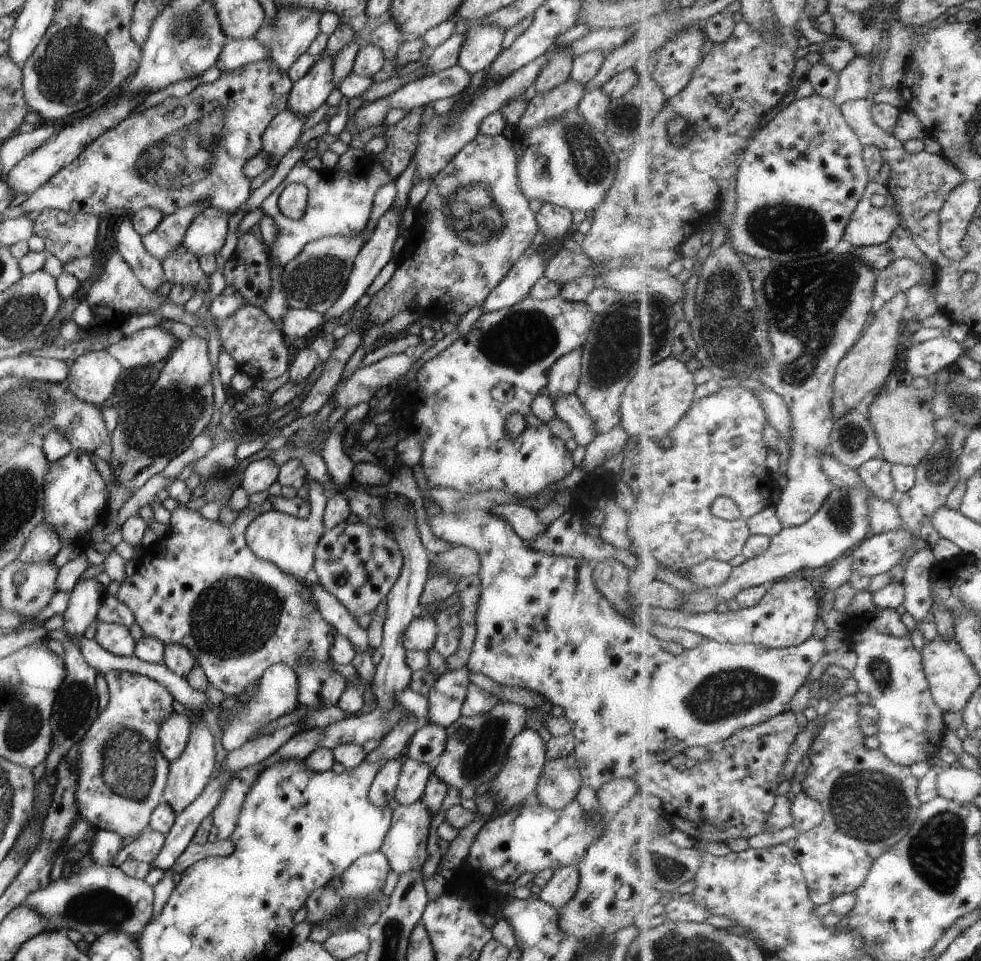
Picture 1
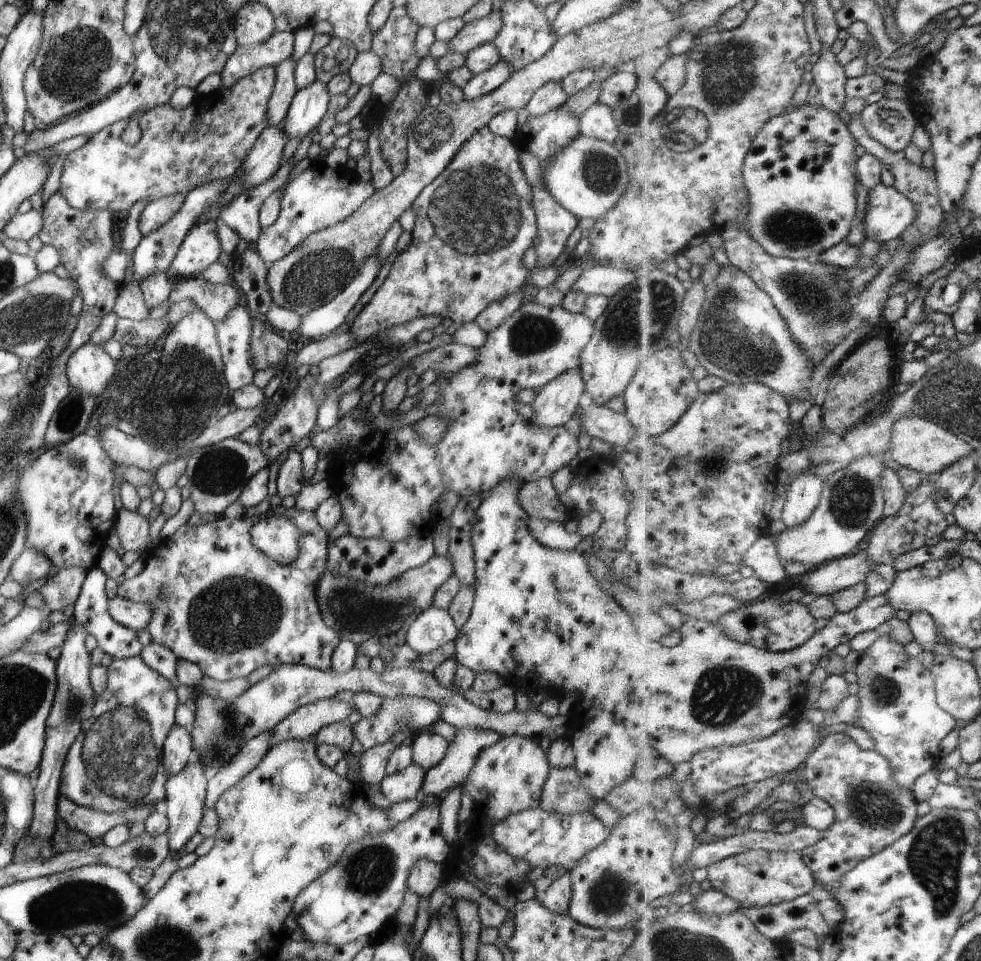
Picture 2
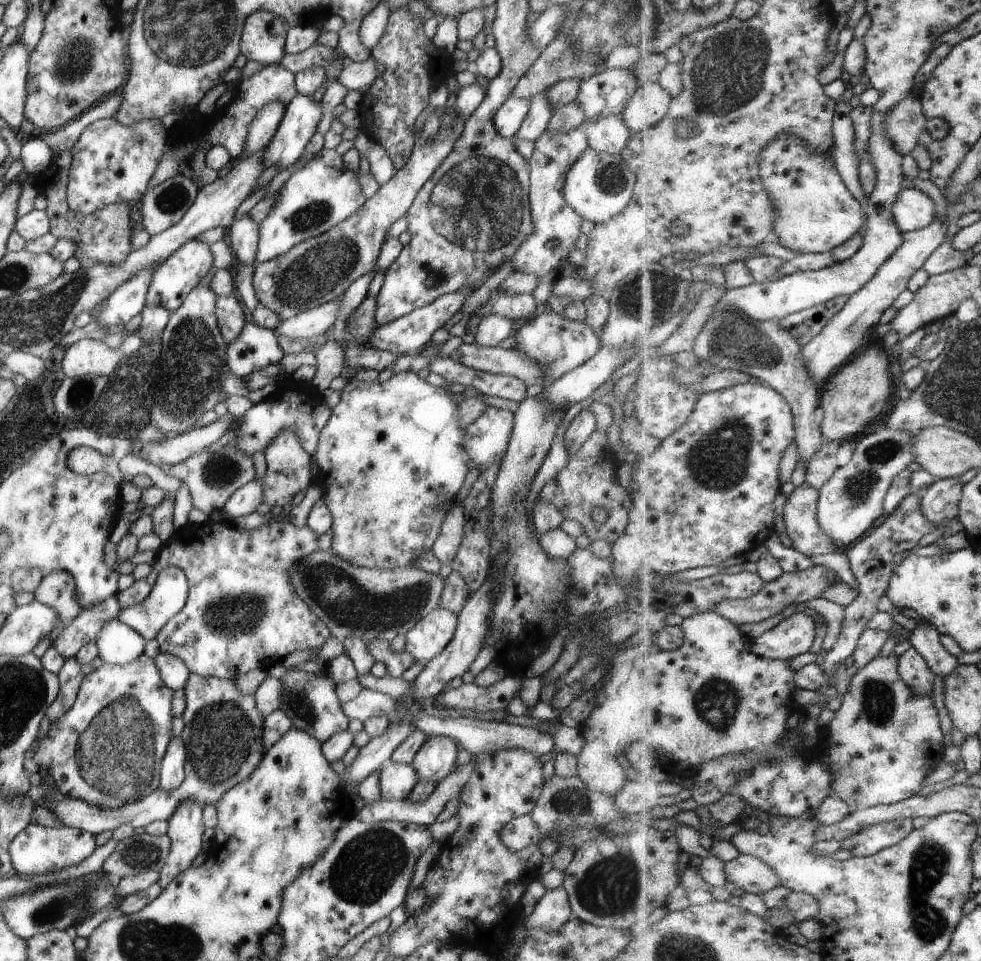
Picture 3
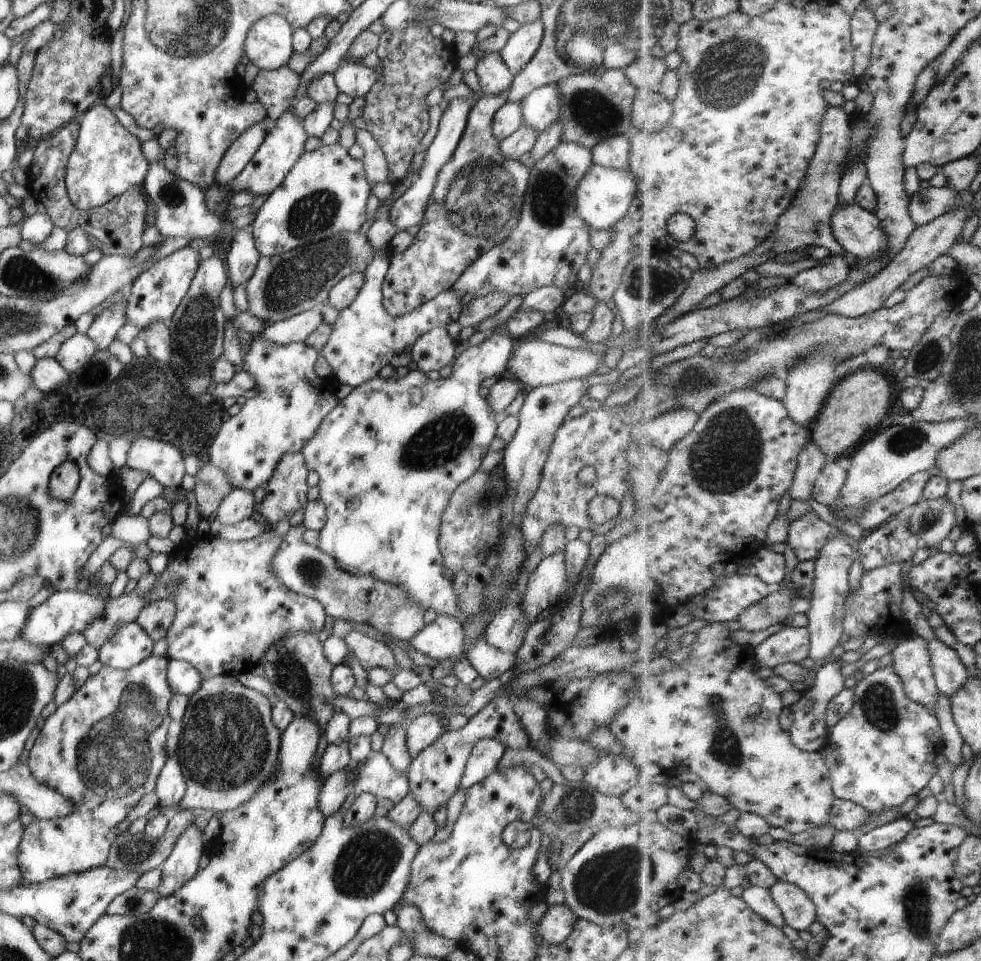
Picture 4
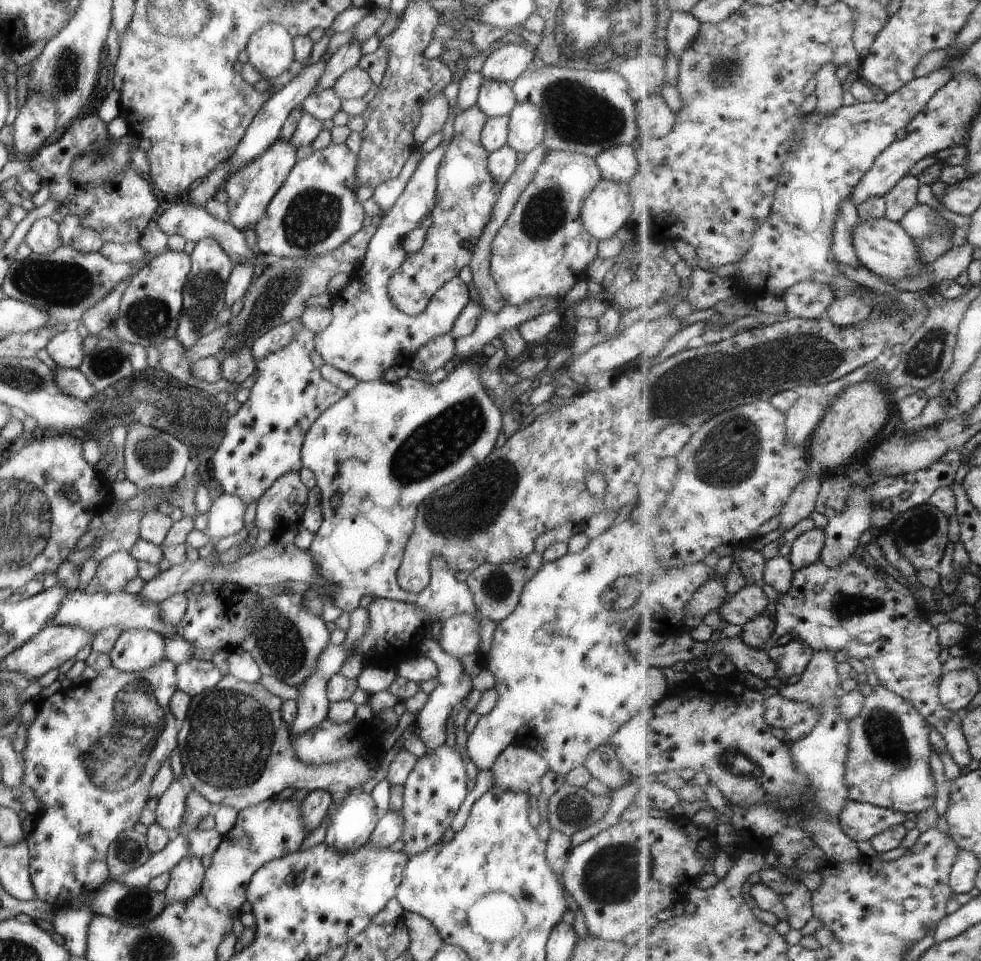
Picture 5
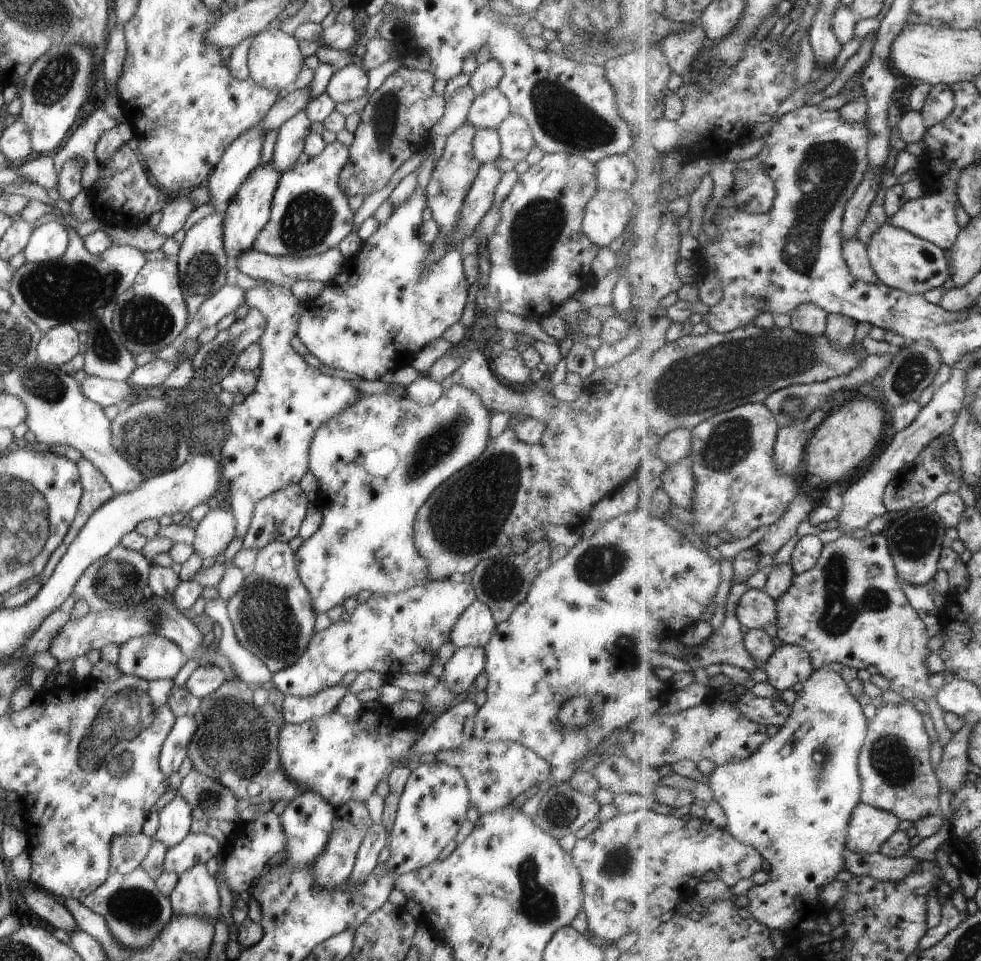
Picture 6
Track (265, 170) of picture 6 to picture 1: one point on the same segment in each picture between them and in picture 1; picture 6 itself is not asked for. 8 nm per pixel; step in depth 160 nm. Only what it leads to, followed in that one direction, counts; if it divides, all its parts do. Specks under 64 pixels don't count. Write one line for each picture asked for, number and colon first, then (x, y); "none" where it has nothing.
1: (306, 93)
2: (307, 106)
3: (301, 115)
4: (283, 143)
5: (249, 189)

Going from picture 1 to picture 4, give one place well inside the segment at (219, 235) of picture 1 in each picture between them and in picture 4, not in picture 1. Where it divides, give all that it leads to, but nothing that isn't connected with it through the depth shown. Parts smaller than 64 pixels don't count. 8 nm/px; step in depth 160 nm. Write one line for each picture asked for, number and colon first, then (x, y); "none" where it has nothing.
2: (200, 247)
3: (173, 278)
4: (154, 295)

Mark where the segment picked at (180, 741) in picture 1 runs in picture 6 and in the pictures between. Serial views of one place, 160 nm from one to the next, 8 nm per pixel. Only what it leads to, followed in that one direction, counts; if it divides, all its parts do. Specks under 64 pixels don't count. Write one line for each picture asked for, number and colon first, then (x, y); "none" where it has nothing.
2: (177, 745)
3: (171, 771)
4: (170, 786)
5: (171, 802)
6: (174, 820)

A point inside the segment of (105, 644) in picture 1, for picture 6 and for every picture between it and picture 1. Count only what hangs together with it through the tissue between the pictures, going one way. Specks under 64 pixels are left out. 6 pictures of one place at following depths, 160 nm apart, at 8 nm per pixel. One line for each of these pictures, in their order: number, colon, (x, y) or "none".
2: (90, 607)
3: (117, 644)
4: (130, 644)
5: (134, 650)
6: (149, 656)

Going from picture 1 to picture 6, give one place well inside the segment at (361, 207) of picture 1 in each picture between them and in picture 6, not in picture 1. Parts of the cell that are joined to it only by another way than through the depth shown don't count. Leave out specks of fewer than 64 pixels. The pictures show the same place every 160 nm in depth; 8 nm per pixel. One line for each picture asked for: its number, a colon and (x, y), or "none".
2: (316, 196)
3: (312, 200)
4: (325, 192)
5: (315, 209)
6: (309, 214)

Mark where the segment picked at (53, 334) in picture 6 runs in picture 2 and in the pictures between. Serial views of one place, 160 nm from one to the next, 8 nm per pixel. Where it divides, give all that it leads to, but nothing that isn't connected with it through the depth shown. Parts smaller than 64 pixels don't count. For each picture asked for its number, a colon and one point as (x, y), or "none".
2: (89, 369)
3: (85, 357)
4: (78, 349)
5: (65, 348)

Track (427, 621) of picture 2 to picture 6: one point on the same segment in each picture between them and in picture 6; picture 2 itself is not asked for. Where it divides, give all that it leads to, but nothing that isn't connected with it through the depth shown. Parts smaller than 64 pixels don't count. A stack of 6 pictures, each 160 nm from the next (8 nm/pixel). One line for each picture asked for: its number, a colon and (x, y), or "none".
3: (426, 638)
4: (443, 637)
5: (459, 635)
6: (473, 627)

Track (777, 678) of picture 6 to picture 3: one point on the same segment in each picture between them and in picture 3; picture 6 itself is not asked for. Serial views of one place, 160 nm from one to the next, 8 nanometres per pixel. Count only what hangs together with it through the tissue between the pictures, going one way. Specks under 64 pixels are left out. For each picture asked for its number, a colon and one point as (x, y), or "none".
3: (795, 635)
4: (791, 644)
5: (793, 657)

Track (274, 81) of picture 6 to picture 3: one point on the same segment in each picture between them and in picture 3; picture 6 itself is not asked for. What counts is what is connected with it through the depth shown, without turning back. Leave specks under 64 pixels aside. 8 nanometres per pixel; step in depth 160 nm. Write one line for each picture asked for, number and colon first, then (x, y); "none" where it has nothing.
3: (262, 36)
4: (267, 44)
5: (270, 50)

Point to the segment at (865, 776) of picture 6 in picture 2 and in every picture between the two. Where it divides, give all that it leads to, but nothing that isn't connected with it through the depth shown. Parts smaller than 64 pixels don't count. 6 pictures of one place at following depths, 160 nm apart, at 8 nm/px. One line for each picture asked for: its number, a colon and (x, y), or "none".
2: (898, 707)
3: (873, 741)
4: (879, 755)
5: (888, 766)

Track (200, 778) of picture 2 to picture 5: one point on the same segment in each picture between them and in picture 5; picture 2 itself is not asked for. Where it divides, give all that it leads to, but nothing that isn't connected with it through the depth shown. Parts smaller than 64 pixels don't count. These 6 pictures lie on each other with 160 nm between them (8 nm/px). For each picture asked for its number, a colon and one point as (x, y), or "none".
3: (185, 826)
4: (181, 864)
5: (185, 876)

